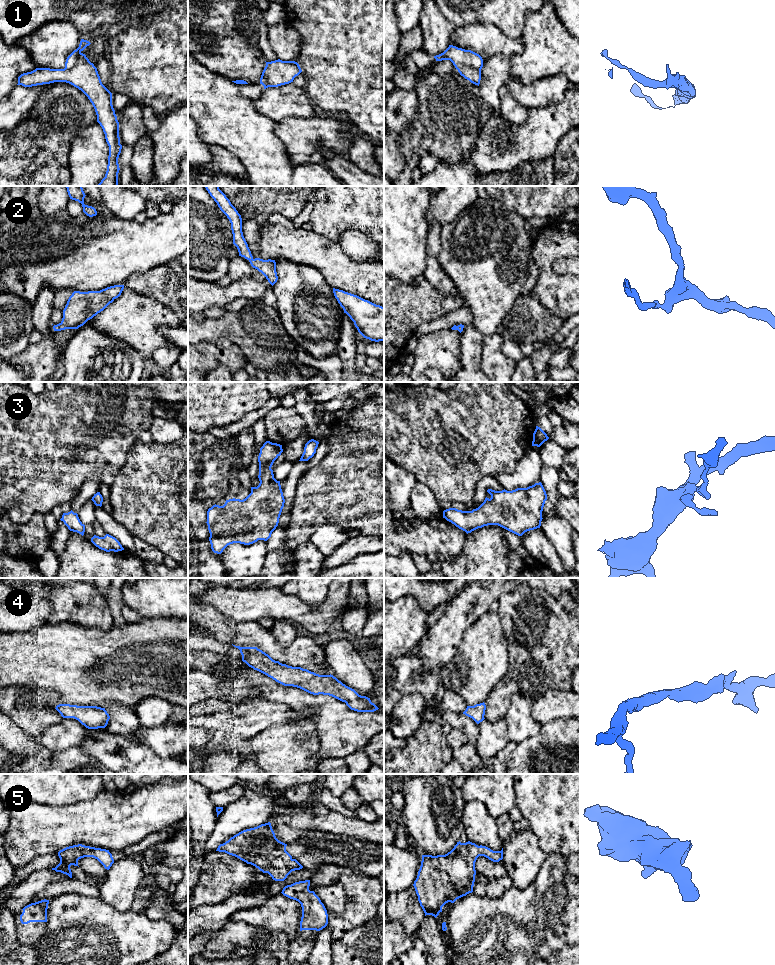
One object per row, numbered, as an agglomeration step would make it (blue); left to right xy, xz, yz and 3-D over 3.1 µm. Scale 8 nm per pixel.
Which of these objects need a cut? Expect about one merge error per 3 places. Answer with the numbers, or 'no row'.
1

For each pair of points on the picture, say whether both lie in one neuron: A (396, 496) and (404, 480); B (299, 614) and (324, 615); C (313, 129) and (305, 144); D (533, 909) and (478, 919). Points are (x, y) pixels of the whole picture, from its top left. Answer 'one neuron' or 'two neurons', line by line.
A: one neuron
B: one neuron
C: one neuron
D: one neuron

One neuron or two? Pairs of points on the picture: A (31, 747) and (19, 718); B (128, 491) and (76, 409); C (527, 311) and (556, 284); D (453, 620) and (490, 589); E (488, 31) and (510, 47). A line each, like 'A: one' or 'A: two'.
A: two
B: two
C: two
D: one
E: one

